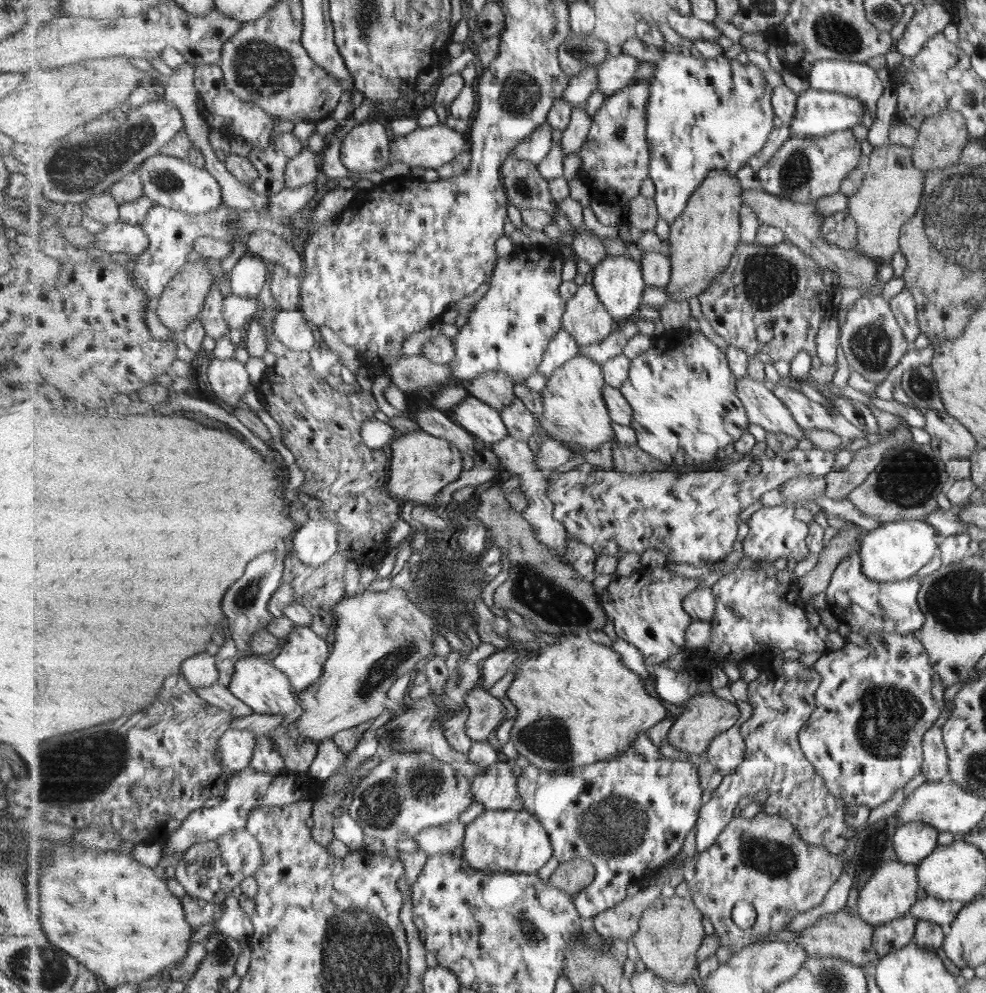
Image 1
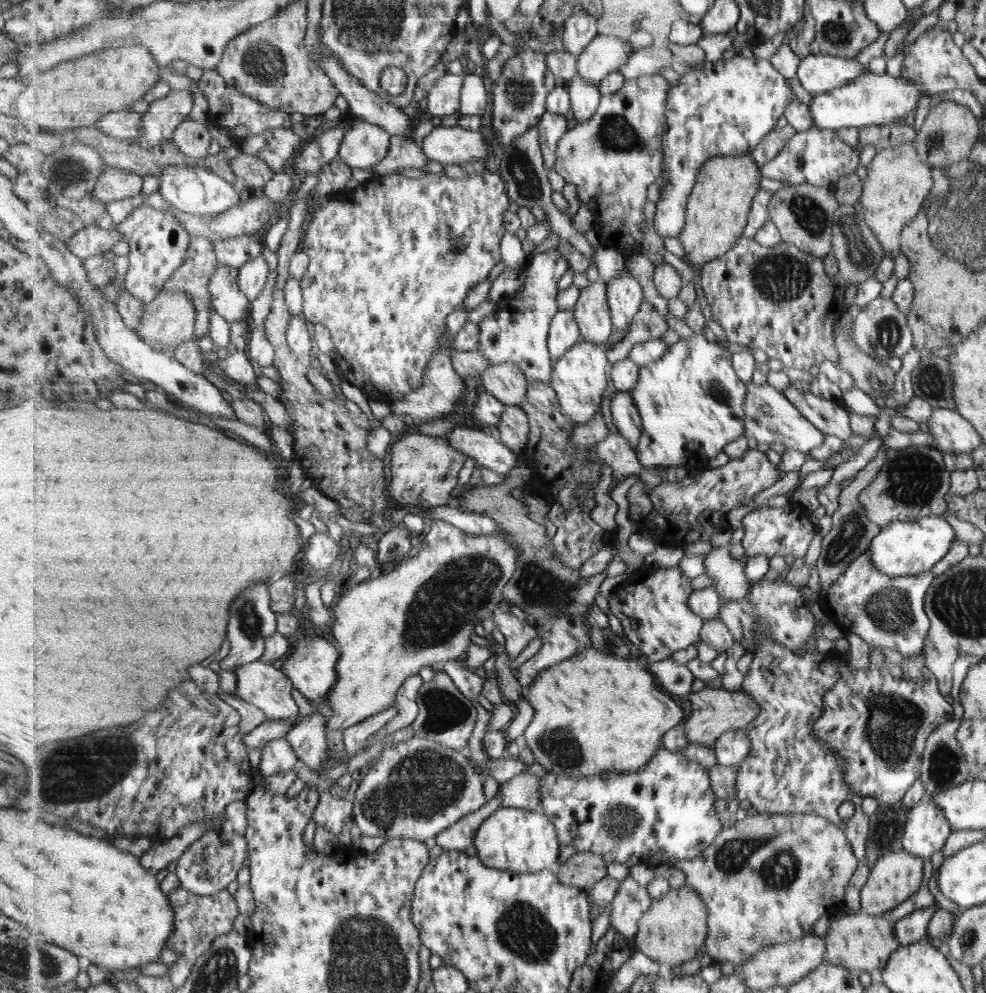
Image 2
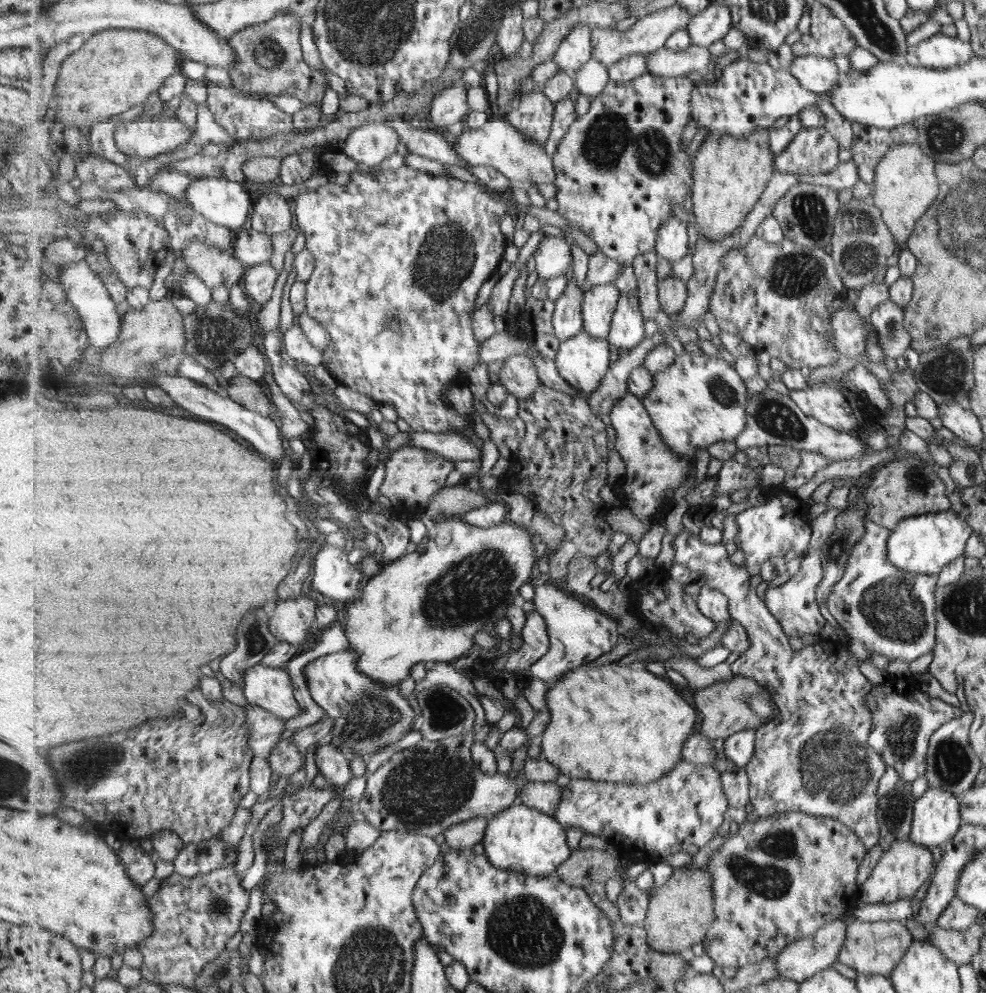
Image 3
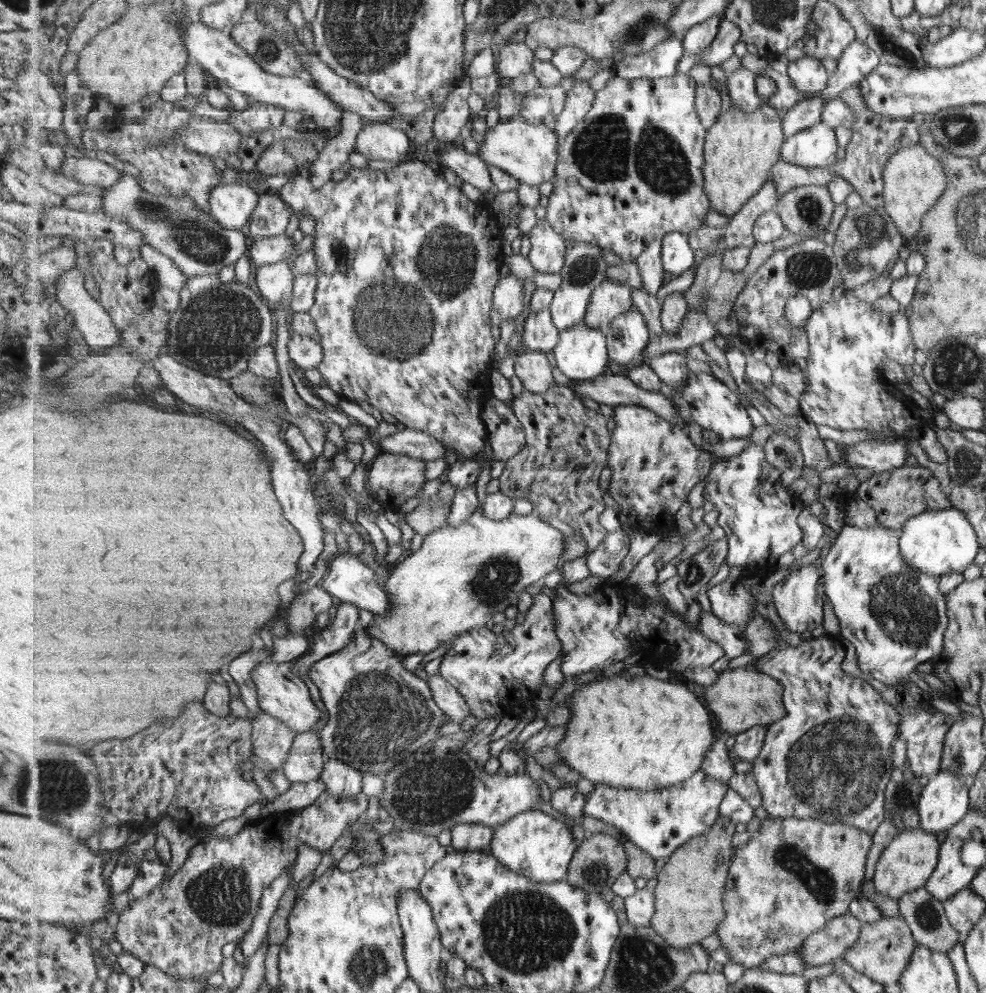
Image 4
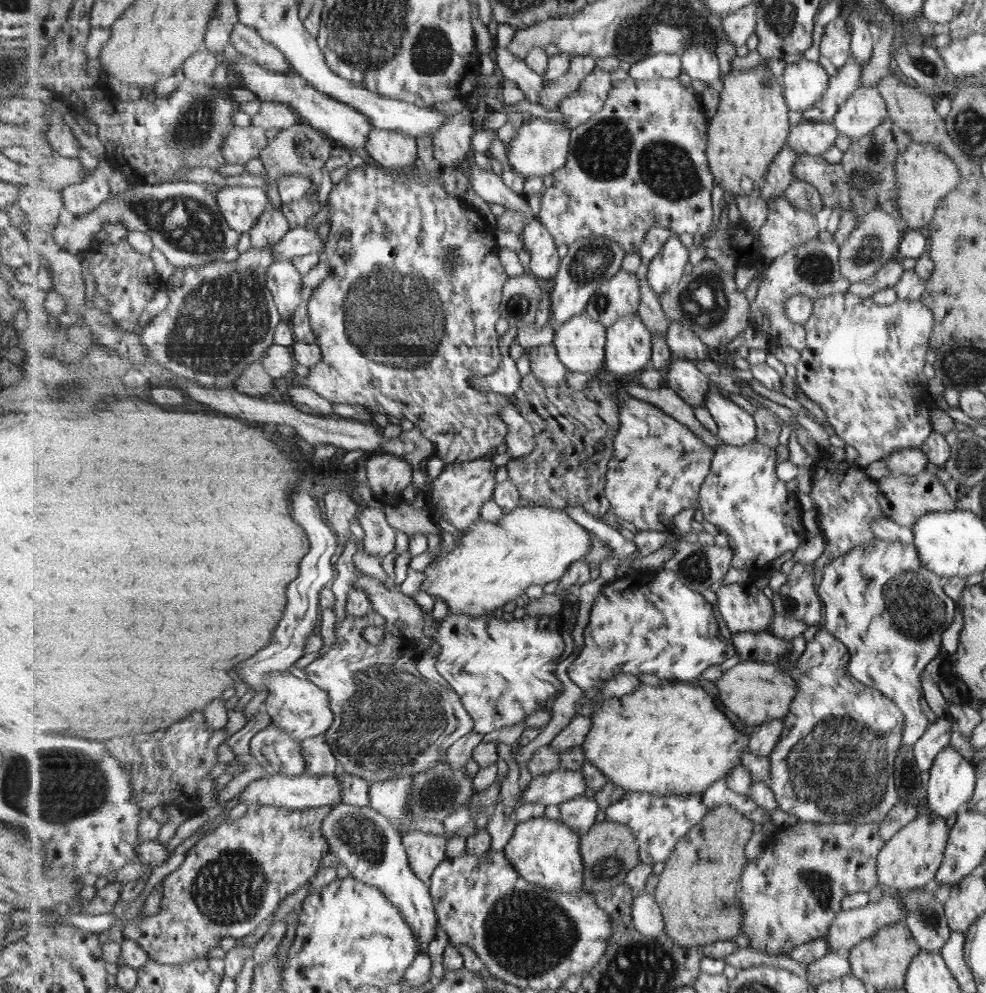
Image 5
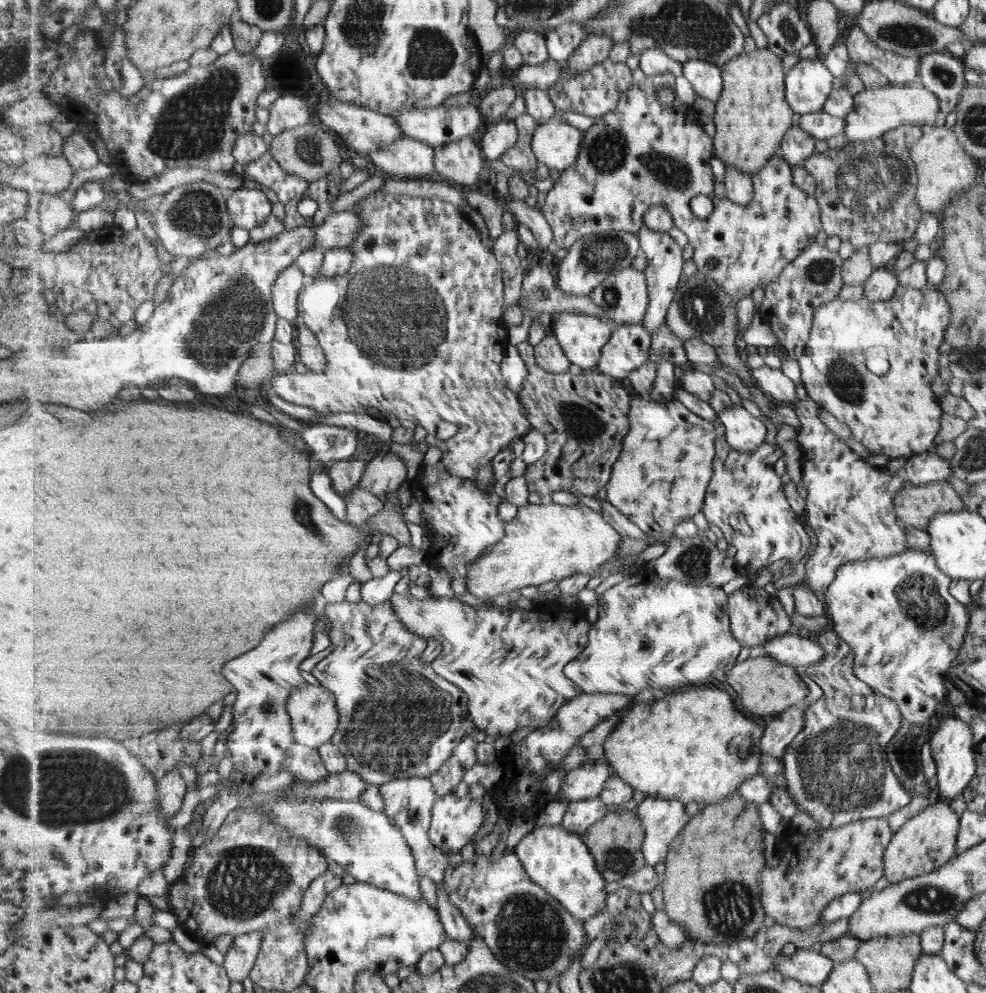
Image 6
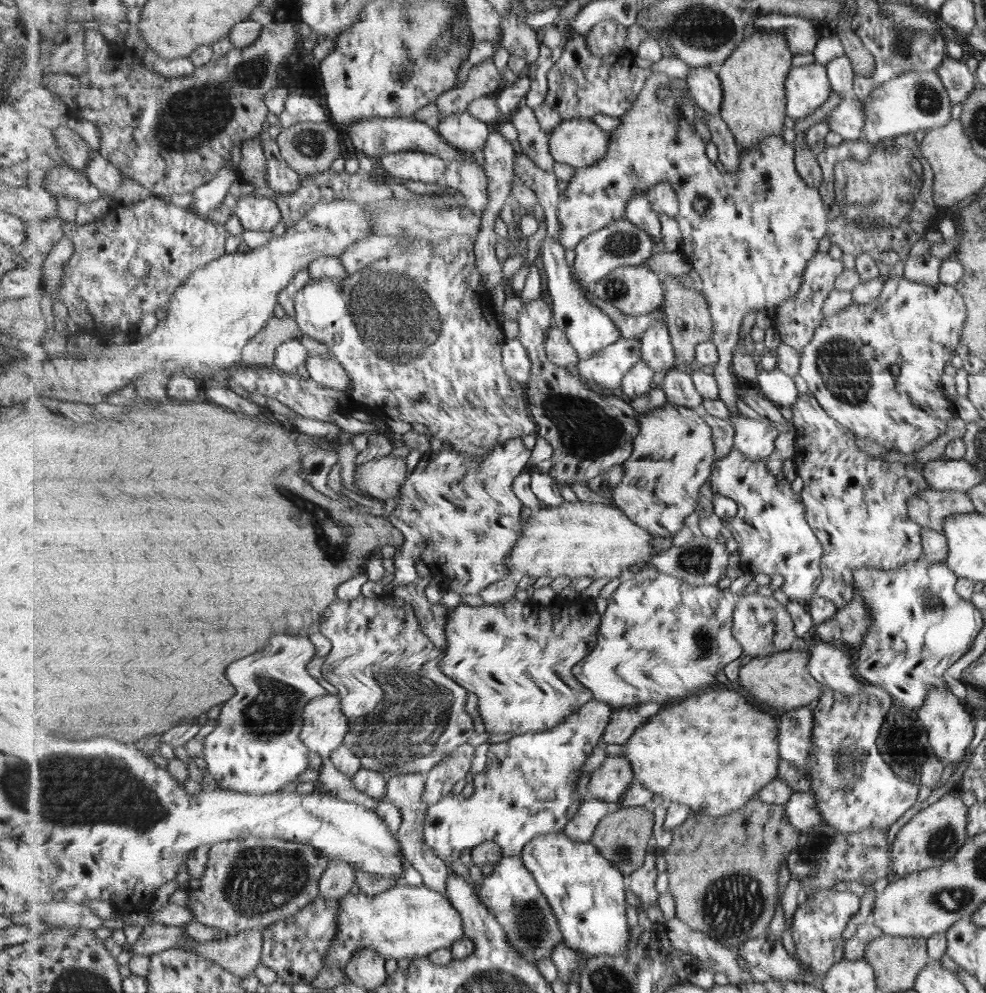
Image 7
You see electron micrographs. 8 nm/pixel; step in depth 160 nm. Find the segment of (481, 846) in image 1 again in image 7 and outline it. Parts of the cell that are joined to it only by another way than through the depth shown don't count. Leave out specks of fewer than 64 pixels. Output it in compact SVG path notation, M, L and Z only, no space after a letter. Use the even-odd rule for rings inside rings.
M563 831L550 833L527 844L522 860L560 918L564 944L578 950L585 965L596 955L619 955L628 950L634 930L627 922L628 877L597 846L573 840Z

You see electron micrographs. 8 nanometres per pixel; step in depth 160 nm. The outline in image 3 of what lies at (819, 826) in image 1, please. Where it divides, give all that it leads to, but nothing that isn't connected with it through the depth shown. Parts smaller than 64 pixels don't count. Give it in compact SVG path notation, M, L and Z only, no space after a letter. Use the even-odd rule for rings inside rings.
M684 529L681 531L672 542L674 547L674 561L679 564L684 564L691 571L701 571L706 576L706 585L713 589L723 592L725 596L729 597L730 613L735 621L741 623L749 633L751 639L750 649L738 656L738 658L732 663L731 668L735 675L741 675L742 677L749 677L760 682L772 696L773 702L780 708L780 716L774 717L767 724L760 726L756 729L756 754L753 755L752 760L746 766L748 775L750 776L750 800L754 807L754 812L759 818L773 817L774 815L781 815L789 812L803 812L813 816L832 817L833 819L841 820L843 824L851 828L853 832L860 837L865 843L866 849L871 849L876 846L879 838L879 830L877 830L877 820L875 820L875 814L877 811L877 796L875 796L875 790L877 790L877 783L885 772L886 764L883 760L876 755L873 747L868 743L870 734L873 730L873 715L870 708L866 705L867 695L873 690L873 683L869 680L868 676L861 670L860 661L857 657L852 655L850 649L845 648L845 644L840 643L837 640L822 639L817 644L804 645L802 649L793 650L791 644L789 644L789 635L784 631L780 620L770 611L766 600L761 600L757 596L755 590L751 590L751 576L753 575L745 566L737 567L731 562L729 552L727 548L721 543L717 544L705 544L699 540L698 535L693 534L691 530Z

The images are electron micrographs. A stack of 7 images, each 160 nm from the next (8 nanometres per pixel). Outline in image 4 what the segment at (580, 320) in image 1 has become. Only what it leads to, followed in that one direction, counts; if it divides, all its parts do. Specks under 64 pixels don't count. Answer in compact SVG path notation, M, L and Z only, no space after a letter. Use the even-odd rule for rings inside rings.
M605 280L593 291L586 313L586 324L605 331L621 314L634 307L634 290L627 284Z

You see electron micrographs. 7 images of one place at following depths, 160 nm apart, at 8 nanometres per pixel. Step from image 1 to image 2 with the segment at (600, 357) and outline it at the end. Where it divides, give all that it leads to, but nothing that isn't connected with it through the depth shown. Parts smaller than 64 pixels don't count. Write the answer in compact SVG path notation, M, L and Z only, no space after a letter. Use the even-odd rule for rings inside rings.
M644 300L644 304L636 315L636 319L633 320L629 331L613 348L608 350L605 348L605 352L608 354L608 359L615 363L629 358L635 345L661 339L665 332L669 332L667 320L663 318L663 314L659 314L655 310L655 306L649 300Z

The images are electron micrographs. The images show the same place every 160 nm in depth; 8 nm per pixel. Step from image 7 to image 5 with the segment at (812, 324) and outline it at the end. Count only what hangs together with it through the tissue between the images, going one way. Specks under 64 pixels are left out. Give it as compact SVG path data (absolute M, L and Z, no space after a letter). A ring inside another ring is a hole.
M819 239L804 242L792 251L772 260L765 271L757 295L751 302L751 326L768 334L769 346L791 347L797 352L805 350L808 336L804 326L793 324L787 316L787 301L796 294L806 294L811 300L823 299L837 292L847 293L850 280L842 273L840 247L835 241L821 242Z

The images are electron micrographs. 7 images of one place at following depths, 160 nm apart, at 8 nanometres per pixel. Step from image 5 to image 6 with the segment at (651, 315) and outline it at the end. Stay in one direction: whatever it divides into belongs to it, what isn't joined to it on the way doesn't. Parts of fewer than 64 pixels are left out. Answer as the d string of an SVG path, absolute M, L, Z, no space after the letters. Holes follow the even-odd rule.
M665 322L665 325L659 328L659 331L655 331L655 335L652 335L651 356L670 360L681 369L686 368L690 366L690 358L685 352L683 342L681 338L675 335L675 332L671 331L669 324Z

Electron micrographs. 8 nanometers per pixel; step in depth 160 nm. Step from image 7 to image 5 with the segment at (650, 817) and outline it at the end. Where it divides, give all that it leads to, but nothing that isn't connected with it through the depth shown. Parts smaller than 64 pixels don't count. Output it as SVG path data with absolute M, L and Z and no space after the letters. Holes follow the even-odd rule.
M605 819L597 822L591 830L581 836L581 856L585 866L584 890L592 894L607 891L611 885L620 883L640 861L638 838L625 824L617 824Z

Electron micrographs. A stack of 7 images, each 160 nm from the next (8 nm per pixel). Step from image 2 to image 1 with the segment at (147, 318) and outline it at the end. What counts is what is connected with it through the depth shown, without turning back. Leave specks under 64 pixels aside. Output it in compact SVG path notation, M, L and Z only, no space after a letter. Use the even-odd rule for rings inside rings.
M187 263L179 274L170 280L168 287L163 294L157 299L158 307L156 315L160 322L170 331L183 331L195 321L195 317L199 316L205 308L205 301L208 298L209 291L217 284L213 279L213 275L209 271L209 267L205 263Z

